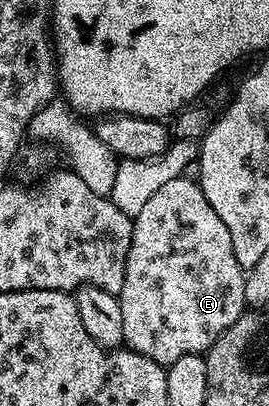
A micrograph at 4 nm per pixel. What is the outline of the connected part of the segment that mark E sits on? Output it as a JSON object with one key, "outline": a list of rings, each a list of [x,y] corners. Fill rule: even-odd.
{"outline":[[[182,177],[162,185],[139,213],[132,216],[131,249],[127,249],[127,269],[119,296],[123,309],[124,346],[162,367],[170,367],[179,357],[199,355],[247,310],[245,302],[246,272],[235,261],[231,249],[231,233],[219,213],[211,209],[211,201],[203,197],[196,178]]]}

